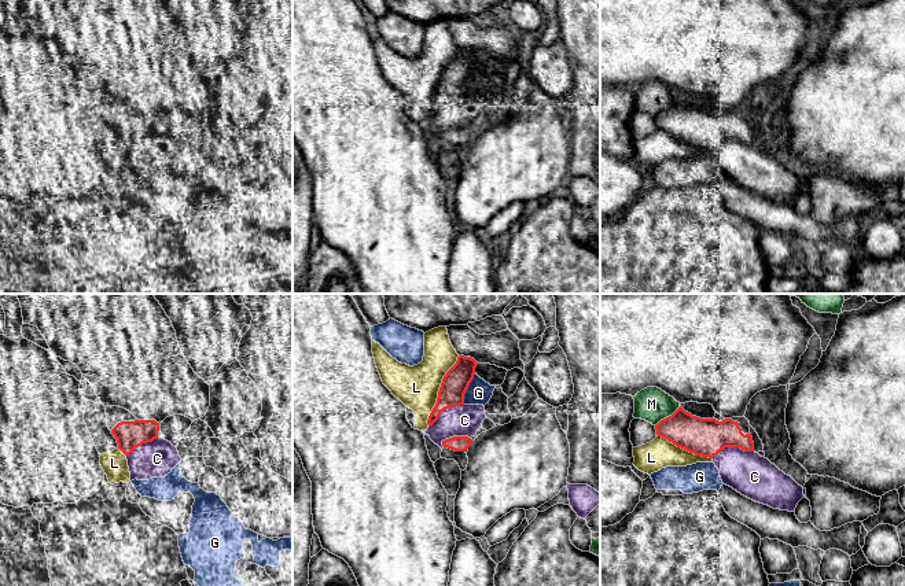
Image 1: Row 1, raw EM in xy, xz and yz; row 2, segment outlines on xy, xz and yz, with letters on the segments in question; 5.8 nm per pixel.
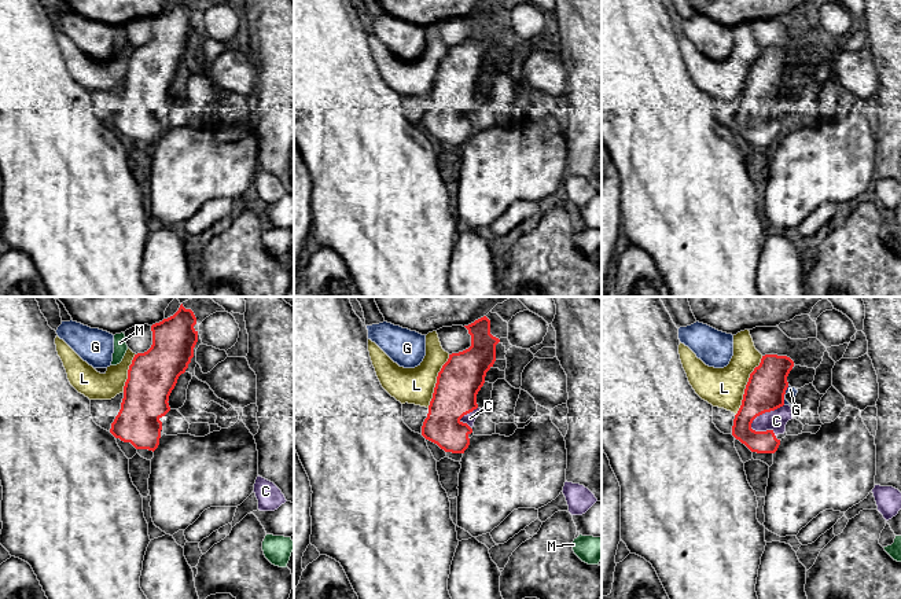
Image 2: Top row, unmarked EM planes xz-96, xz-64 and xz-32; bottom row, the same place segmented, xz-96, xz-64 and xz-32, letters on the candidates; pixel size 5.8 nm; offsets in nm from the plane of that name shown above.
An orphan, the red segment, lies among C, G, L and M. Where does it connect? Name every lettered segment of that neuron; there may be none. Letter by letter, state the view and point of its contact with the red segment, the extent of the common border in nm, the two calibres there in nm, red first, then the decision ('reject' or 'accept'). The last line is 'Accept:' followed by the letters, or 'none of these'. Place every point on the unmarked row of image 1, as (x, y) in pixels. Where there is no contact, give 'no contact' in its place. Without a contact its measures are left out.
C: meets red in yz at (732, 139); contact 260 nm long; 220 nm thick on the red side, 260 nm on the other; accept
G: meets red in xz at (467, 80); contact 200 nm long; 160 nm thick on the red side, 140 nm on the other; reject
L: meets red in xz at (438, 84); contact 460 nm long; 160 nm thick on the red side, 240 nm on the other; reject
M: meets red in yz at (669, 109); contact 190 nm long; 220 nm thick on the red side, 200 nm on the other; reject
Accept: C

